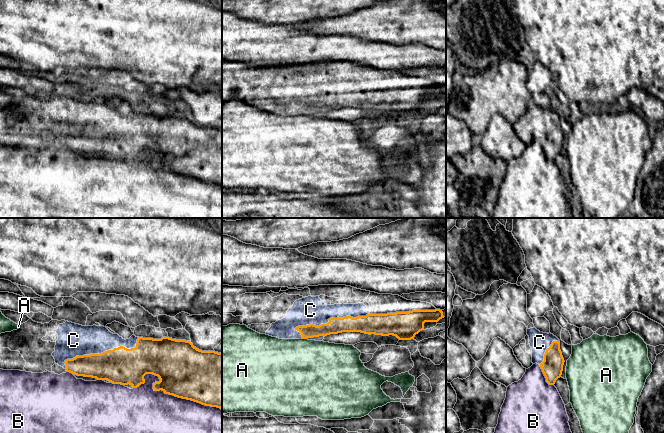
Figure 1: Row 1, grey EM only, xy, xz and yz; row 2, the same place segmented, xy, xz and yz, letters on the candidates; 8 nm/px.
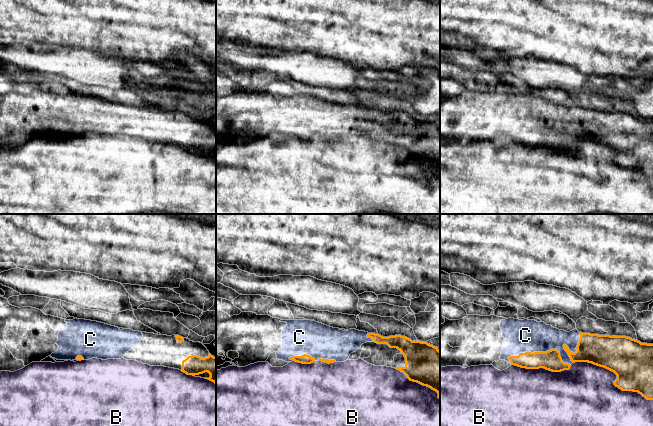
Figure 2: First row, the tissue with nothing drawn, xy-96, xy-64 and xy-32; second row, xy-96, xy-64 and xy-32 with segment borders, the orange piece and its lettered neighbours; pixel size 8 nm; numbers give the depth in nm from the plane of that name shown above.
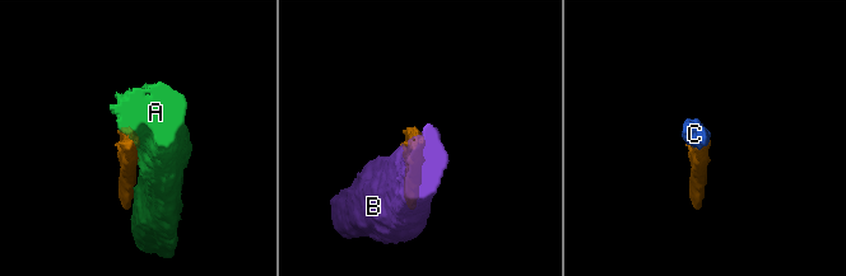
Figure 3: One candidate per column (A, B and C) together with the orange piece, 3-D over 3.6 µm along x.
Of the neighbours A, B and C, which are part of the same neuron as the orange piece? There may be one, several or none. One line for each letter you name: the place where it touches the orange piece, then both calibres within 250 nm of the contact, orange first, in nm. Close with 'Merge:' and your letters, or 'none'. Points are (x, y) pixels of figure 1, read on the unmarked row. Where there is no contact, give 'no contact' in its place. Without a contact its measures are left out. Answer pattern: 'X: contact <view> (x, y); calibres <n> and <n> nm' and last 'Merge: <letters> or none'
C: contact xy (101, 129); calibres 300 and 260 nm
Merge: C

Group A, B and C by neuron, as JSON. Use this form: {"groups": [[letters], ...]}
{"groups": [["A"], ["B"], ["C"]]}

